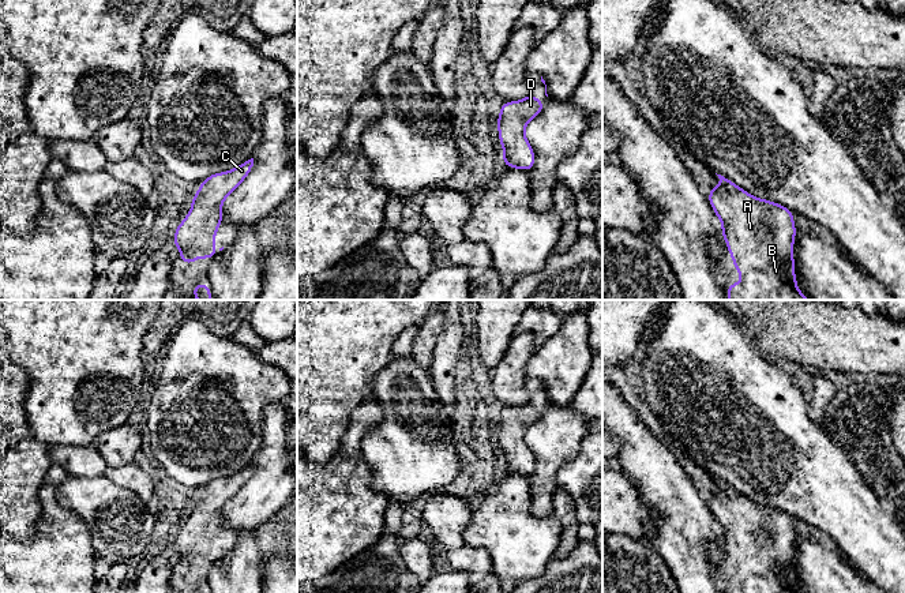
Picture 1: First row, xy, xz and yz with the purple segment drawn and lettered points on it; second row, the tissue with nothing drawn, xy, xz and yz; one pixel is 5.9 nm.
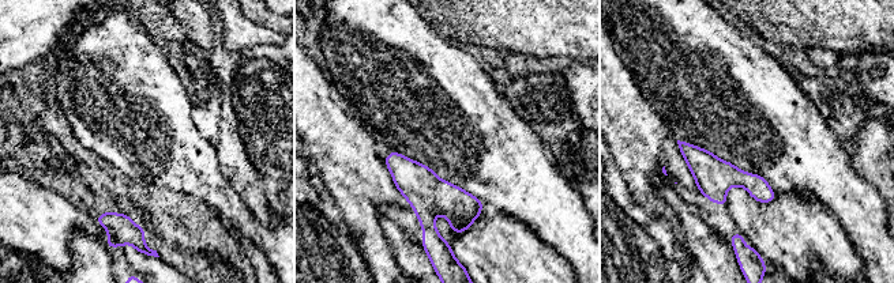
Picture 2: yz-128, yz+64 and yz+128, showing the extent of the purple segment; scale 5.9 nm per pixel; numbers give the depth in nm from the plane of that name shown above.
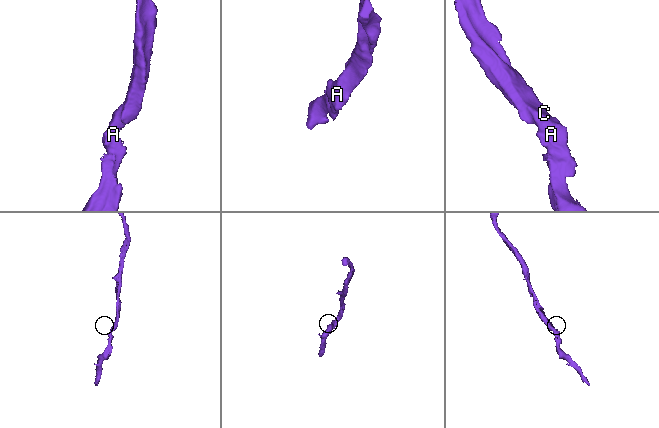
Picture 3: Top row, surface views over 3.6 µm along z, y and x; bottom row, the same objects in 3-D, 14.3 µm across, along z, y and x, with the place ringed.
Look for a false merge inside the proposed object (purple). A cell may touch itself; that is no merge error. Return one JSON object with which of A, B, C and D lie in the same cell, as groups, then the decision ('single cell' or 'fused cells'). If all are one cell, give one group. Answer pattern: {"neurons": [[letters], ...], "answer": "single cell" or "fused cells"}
{"neurons": [["A", "B", "C", "D"]], "answer": "single cell"}

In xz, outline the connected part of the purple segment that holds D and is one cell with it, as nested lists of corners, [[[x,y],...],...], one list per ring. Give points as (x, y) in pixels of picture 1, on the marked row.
[[[533,95],[521,101],[504,102],[497,120],[499,139],[504,149],[503,162],[508,168],[530,170],[534,166],[534,151],[525,138],[525,127],[545,105]]]

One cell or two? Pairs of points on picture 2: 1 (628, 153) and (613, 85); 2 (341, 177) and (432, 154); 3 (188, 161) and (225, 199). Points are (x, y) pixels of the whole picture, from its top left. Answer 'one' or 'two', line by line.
1: one
2: two
3: one

